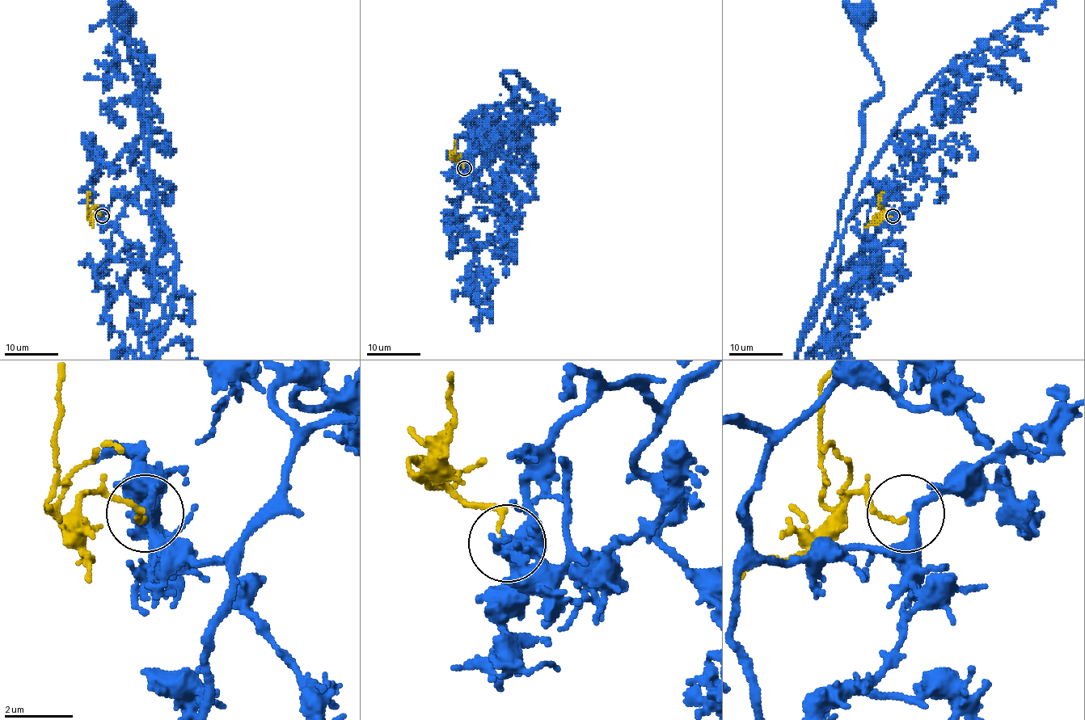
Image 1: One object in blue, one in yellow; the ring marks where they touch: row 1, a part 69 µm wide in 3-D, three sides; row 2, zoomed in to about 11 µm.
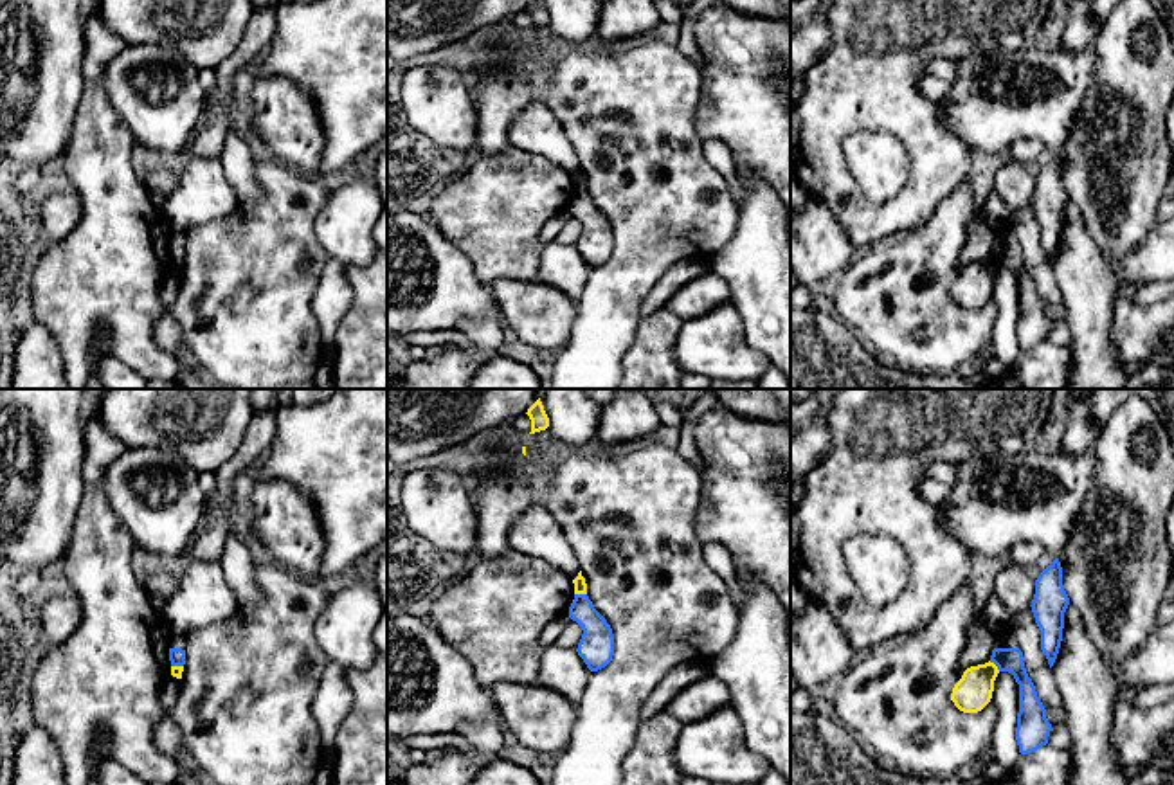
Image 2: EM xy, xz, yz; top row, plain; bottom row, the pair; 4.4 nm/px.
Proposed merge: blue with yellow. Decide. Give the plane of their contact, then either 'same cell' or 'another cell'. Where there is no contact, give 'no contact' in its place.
xz | another cell

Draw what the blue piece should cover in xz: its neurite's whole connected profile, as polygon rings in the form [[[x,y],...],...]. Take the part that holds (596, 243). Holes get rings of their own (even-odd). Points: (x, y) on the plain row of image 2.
[[[574,191],[569,214],[583,227],[576,245],[578,252],[591,268],[605,265],[614,252],[614,230],[607,216],[594,205],[587,191]]]

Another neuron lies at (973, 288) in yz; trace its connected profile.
[[[994,259],[971,263],[954,281],[951,297],[963,310],[981,308],[992,295],[994,277],[999,266]]]

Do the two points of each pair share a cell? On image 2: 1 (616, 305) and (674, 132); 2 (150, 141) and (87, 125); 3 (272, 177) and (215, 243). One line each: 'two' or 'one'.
1: one
2: two
3: one

